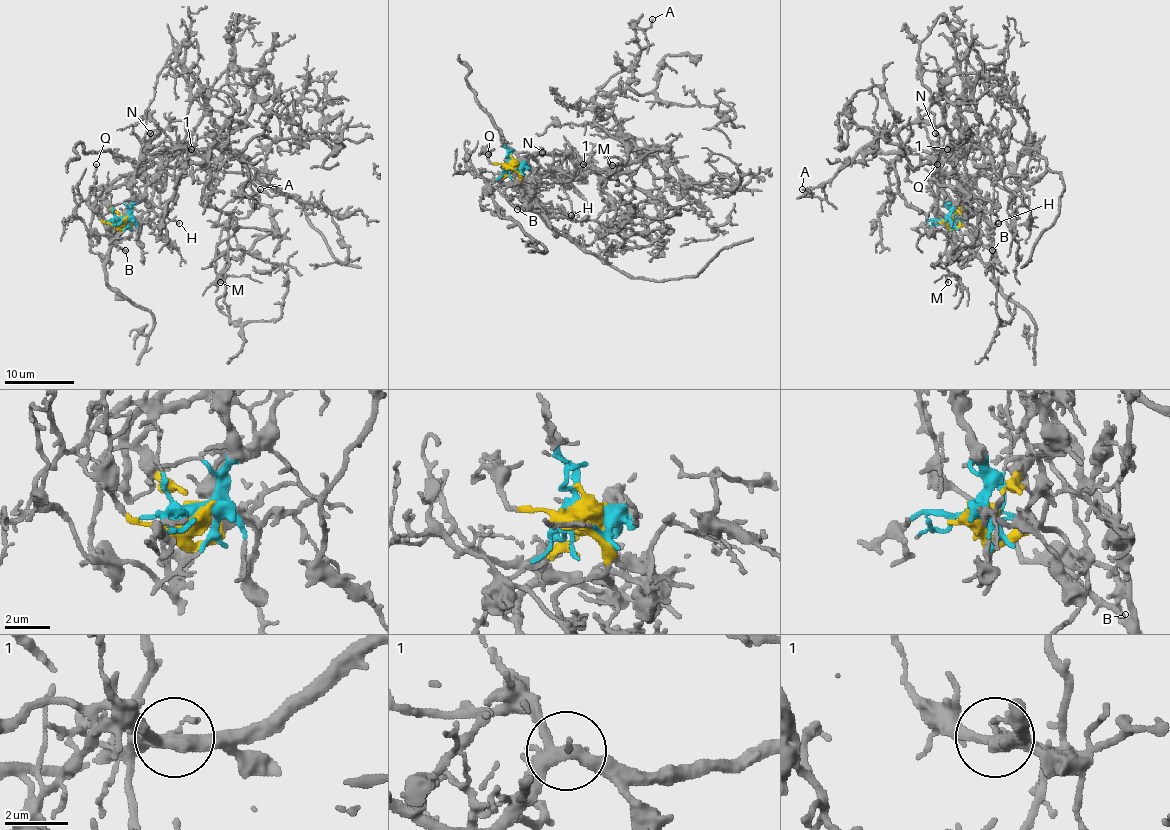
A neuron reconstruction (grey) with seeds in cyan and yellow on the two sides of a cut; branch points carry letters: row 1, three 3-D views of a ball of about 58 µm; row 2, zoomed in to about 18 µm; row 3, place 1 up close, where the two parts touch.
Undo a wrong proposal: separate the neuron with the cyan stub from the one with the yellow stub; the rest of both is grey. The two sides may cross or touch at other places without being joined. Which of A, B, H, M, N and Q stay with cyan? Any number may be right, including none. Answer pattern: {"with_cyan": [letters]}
{"with_cyan": ["A", "M", "N"]}

